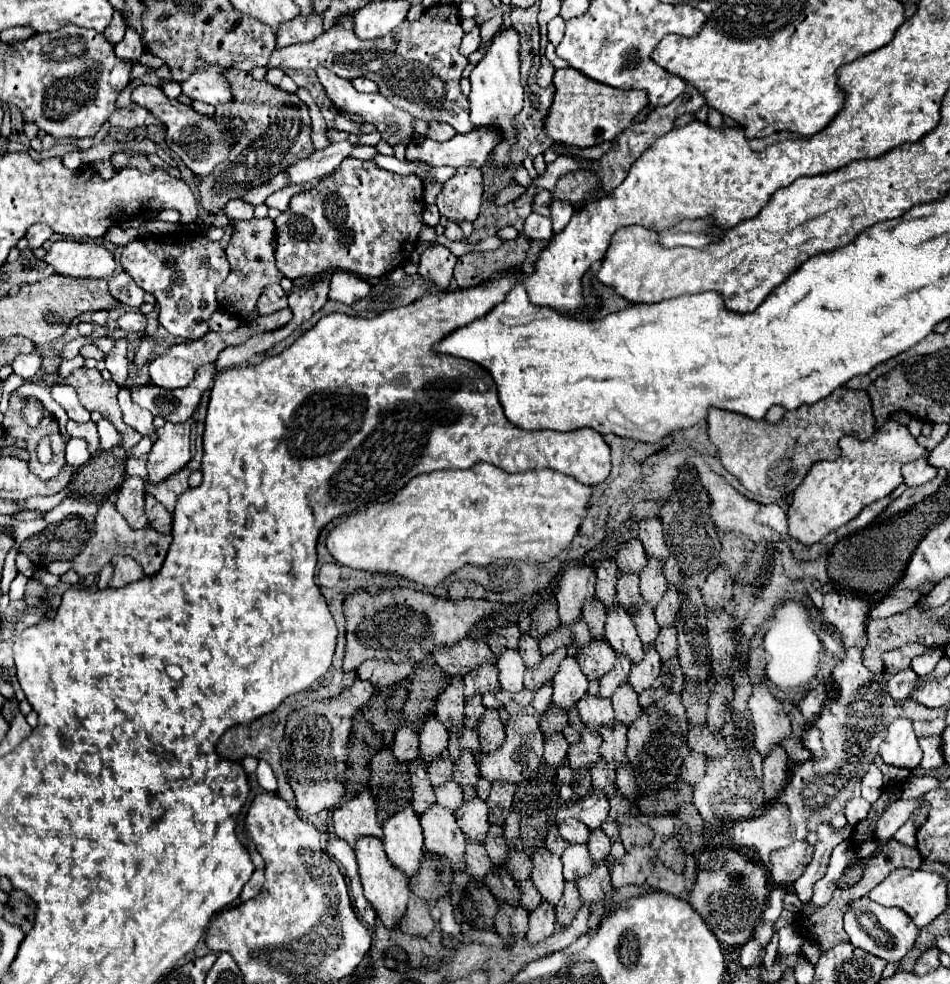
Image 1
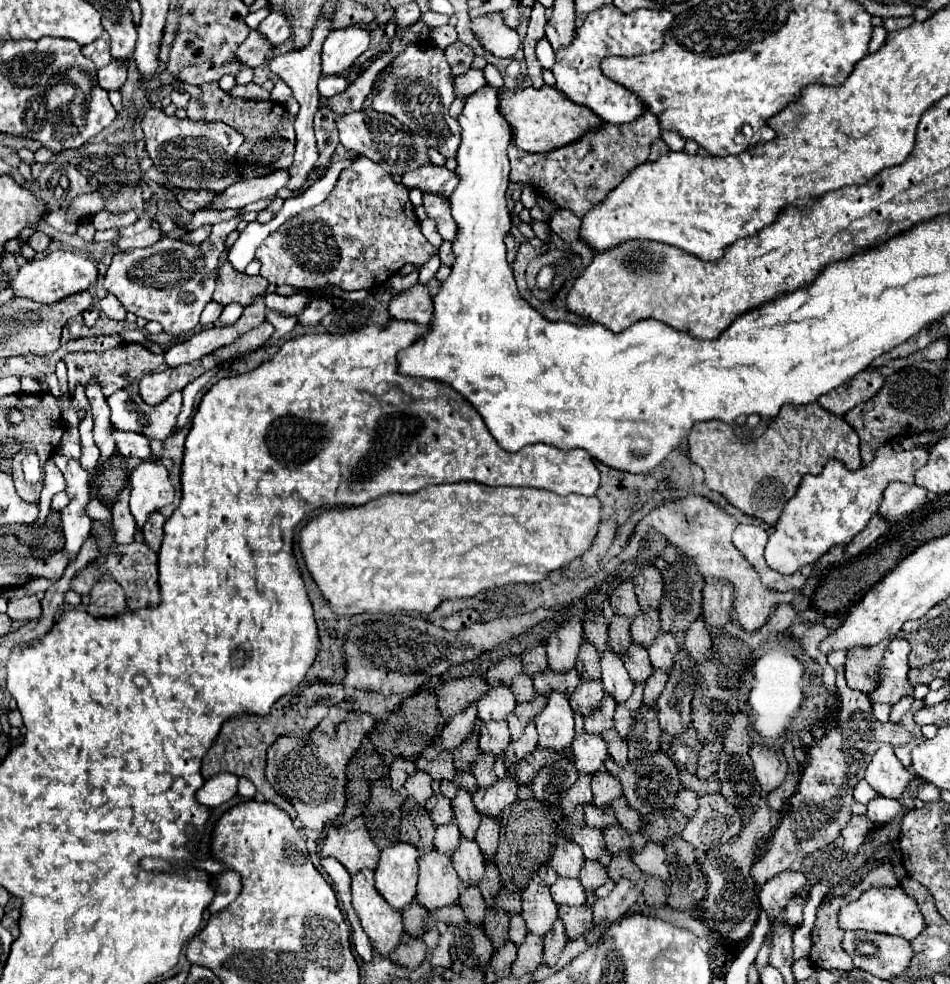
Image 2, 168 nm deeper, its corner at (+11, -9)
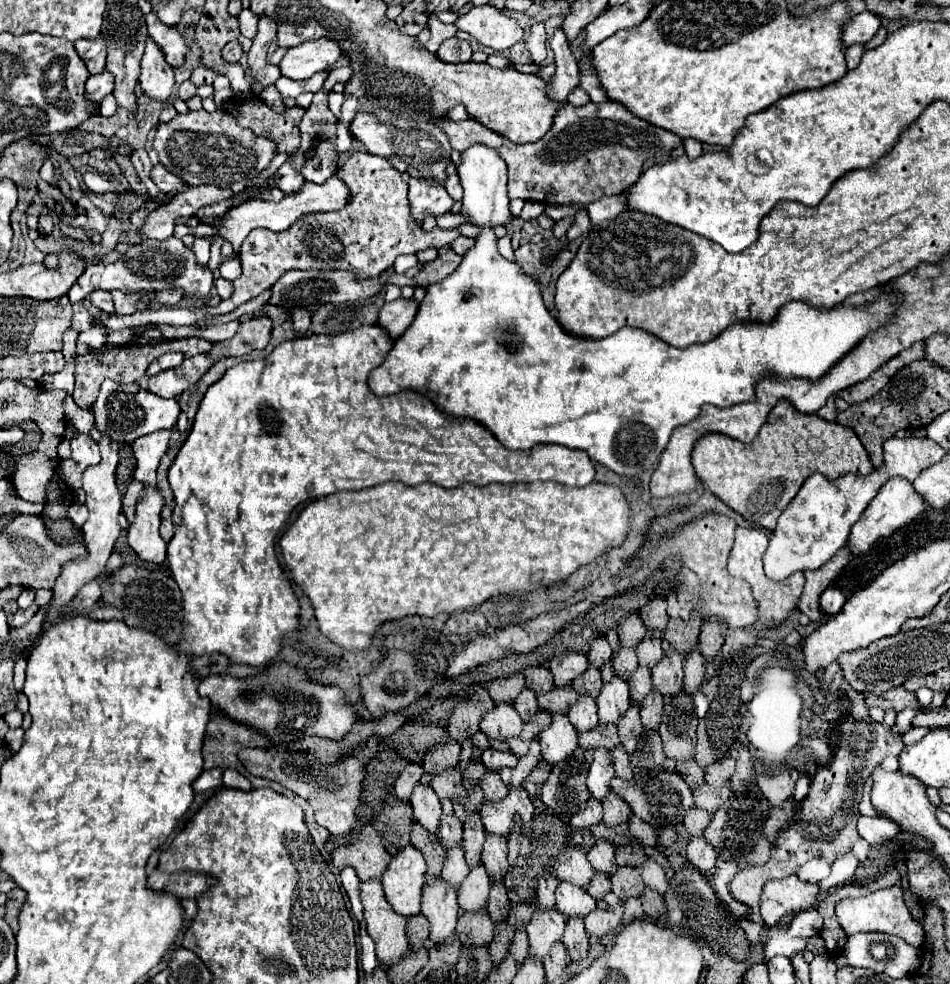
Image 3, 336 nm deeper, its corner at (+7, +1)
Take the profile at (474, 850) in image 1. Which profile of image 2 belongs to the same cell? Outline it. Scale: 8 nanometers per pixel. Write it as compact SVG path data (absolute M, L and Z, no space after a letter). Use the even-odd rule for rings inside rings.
M466 886L462 888L462 894L458 898L458 904L462 906L466 918L470 924L482 926L484 924L484 914L486 914L486 902L476 886Z

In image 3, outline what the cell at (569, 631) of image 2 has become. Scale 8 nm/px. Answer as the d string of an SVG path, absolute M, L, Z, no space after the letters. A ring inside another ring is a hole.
M568 652L562 656L554 656L550 660L550 668L554 674L554 686L568 686L584 668L588 666L588 658L578 652Z

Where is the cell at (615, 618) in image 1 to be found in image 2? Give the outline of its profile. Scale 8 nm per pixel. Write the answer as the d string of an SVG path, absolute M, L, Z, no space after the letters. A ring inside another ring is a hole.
M606 650L602 654L602 684L604 692L616 700L616 704L626 702L634 690L634 684L628 678L628 672L624 670L624 662L620 654L614 654L612 650Z

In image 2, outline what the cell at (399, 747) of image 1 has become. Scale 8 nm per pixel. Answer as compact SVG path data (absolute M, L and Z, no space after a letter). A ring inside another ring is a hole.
M394 760L392 768L390 768L390 782L394 790L400 790L404 786L404 782L414 774L416 764L412 760Z

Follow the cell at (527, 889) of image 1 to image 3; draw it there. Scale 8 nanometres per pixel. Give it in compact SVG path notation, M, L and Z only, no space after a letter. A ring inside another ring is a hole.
M520 928L520 930L516 932L514 942L512 942L512 946L510 946L510 954L514 954L514 958L516 958L518 964L522 964L524 958L528 956L528 934L526 934L524 928Z

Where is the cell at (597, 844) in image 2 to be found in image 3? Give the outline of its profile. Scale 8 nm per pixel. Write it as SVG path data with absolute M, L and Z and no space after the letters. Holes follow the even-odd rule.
M596 840L596 844L588 852L588 860L590 860L592 868L598 872L612 874L618 868L618 864L614 860L614 846L608 844L606 840Z

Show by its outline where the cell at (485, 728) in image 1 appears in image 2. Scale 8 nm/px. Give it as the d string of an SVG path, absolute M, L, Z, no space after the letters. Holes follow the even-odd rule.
M482 752L476 760L476 764L472 766L472 774L476 778L478 788L488 788L488 786L494 786L498 782L498 776L494 774L494 758L490 758Z

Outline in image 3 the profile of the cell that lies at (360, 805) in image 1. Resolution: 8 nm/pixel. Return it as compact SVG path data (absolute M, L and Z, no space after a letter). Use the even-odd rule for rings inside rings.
M364 824L352 844L338 846L332 850L332 862L336 868L352 866L358 878L364 882L382 876L384 868L390 862L390 854L384 850L372 824Z

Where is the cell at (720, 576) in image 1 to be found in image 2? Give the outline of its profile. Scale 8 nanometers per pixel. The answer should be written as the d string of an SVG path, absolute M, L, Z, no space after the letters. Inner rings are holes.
M700 616L696 620L696 624L692 622L690 630L684 636L684 650L692 656L692 660L696 664L704 664L706 660L710 660L710 650L712 650L712 638L708 634L706 622Z

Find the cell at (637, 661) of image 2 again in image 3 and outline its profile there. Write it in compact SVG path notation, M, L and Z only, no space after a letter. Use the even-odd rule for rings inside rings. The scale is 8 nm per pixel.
M638 666L634 670L634 674L628 680L630 684L630 698L636 700L636 704L642 704L642 700L646 698L646 694L652 690L652 674L648 666Z

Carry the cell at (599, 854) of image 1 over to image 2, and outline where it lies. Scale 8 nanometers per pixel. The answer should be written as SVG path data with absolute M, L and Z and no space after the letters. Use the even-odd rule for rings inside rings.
M586 860L580 872L580 884L584 886L584 892L594 892L606 882L606 868L600 862Z

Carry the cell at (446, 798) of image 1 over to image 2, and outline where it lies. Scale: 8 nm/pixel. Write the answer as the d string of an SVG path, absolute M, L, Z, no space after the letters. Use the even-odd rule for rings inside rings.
M448 824L448 826L440 826L436 828L436 836L434 836L434 844L436 844L436 850L440 850L442 854L446 856L452 856L456 846L460 842L460 832L458 832L458 826L456 824Z

